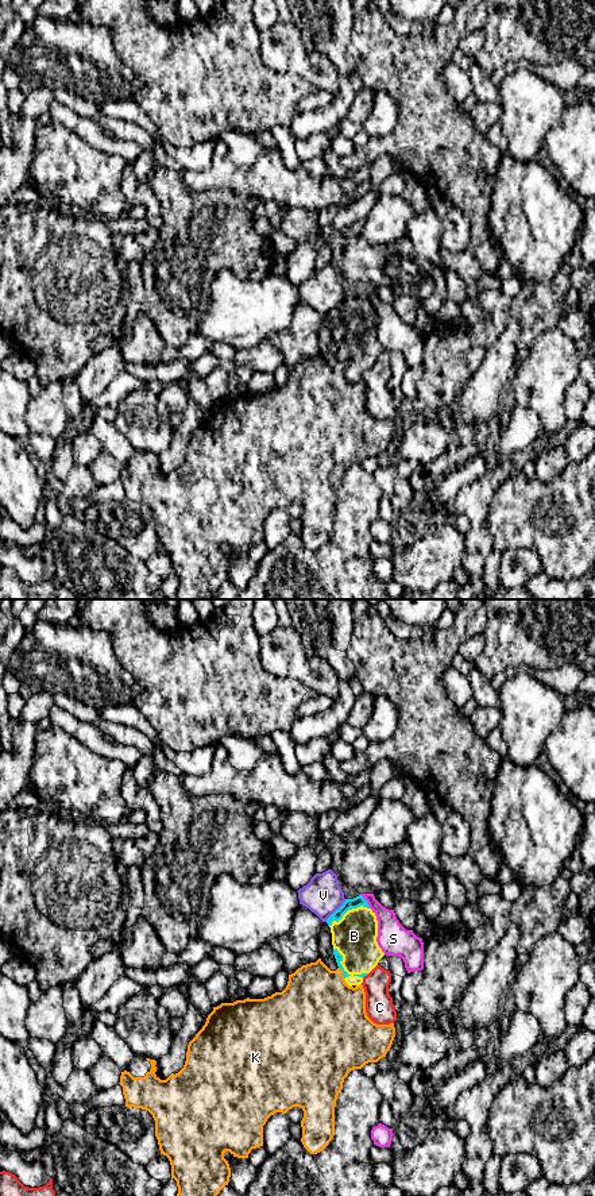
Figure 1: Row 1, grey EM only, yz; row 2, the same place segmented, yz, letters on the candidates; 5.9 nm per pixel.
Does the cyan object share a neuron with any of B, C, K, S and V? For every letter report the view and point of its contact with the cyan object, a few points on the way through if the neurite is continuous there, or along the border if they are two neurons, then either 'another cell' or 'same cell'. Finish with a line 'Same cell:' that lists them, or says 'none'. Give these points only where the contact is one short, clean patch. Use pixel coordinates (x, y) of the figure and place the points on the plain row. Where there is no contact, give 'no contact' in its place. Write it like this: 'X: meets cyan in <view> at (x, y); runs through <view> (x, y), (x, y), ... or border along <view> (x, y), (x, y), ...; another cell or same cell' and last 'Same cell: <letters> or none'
B: meets cyan in yz at (344, 366); same cell
C: meets cyan in yz at (366, 370); another cell
K: meets cyan in yz at (343, 367); border along yz (339, 362), (344, 373); another cell
S: meets cyan in yz at (366, 296); another cell
V: meets cyan in yz at (336, 305); border along yz (346, 294), (325, 316); another cell
Same cell: B

